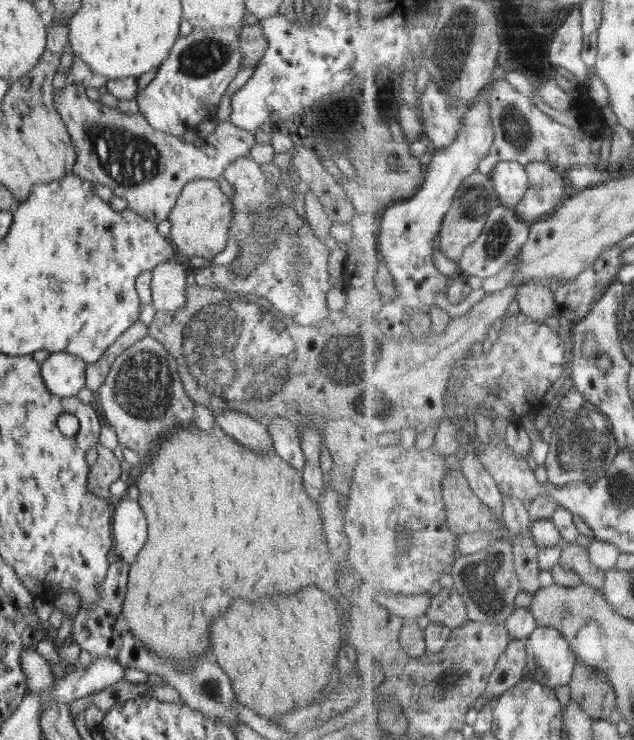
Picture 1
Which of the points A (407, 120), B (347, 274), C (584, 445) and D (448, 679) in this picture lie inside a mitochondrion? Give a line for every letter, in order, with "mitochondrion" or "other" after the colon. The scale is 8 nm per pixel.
A: other
B: other
C: mitochondrion
D: mitochondrion

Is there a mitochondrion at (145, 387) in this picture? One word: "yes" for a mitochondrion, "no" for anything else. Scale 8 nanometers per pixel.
yes

